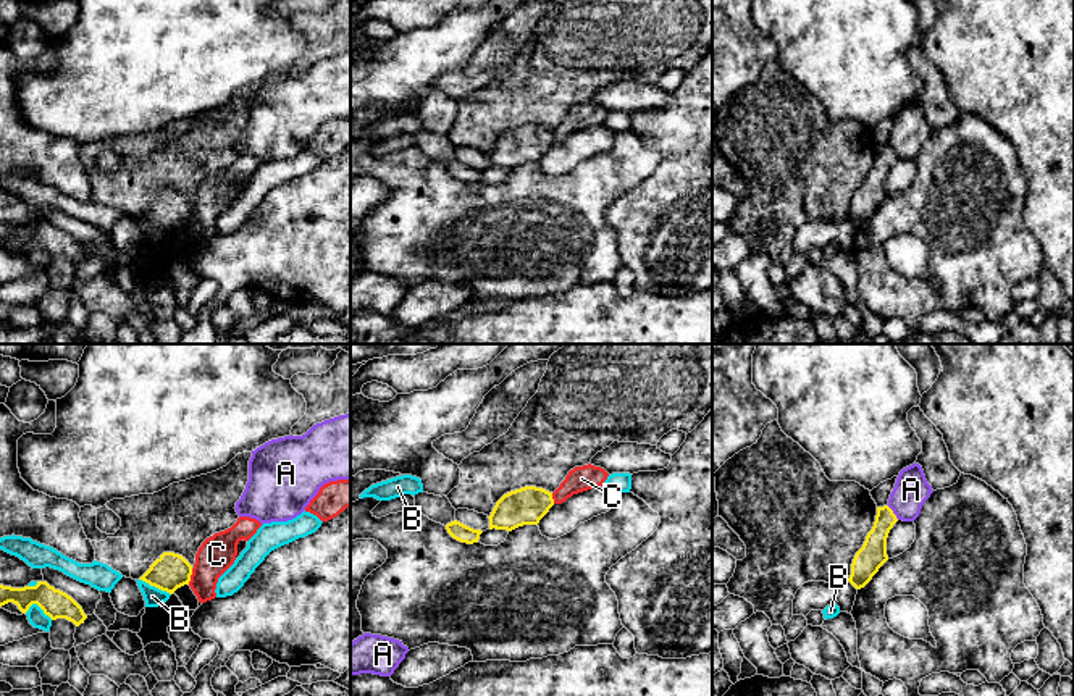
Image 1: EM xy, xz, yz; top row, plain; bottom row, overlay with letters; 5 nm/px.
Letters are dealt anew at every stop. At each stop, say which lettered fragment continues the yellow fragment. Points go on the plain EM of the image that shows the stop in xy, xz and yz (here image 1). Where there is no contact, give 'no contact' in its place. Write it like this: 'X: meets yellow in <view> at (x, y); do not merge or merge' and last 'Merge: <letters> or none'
A: meets yellow in yz at (892, 150); do not merge
B: meets yellow in xy at (155, 225); do not merge
C: meets yellow in xy at (189, 215); do not merge
Merge: none

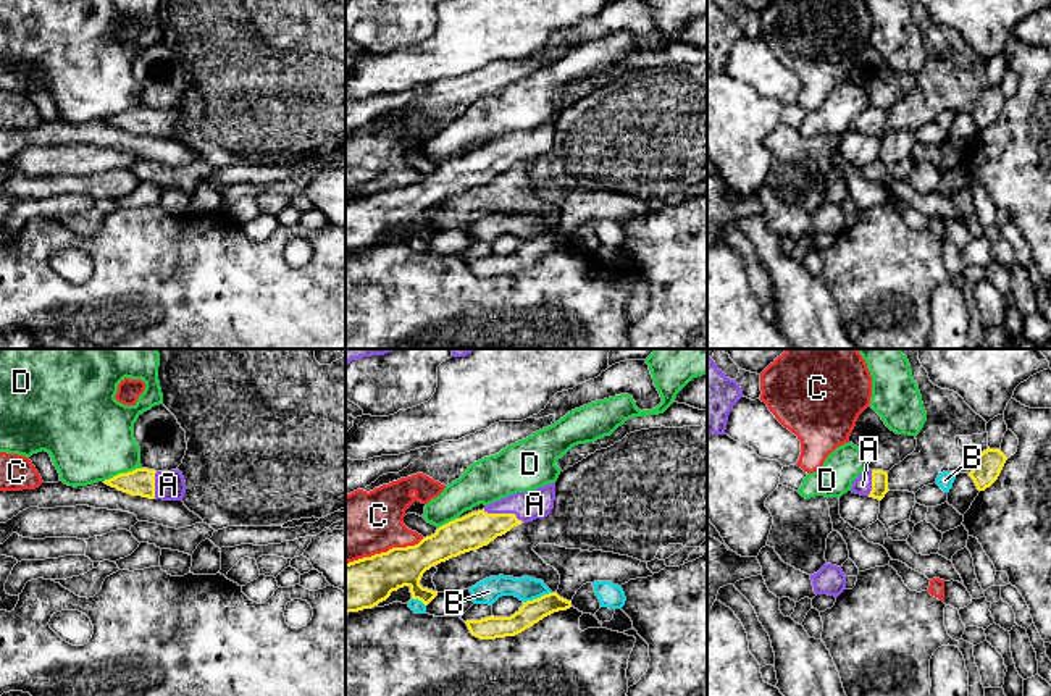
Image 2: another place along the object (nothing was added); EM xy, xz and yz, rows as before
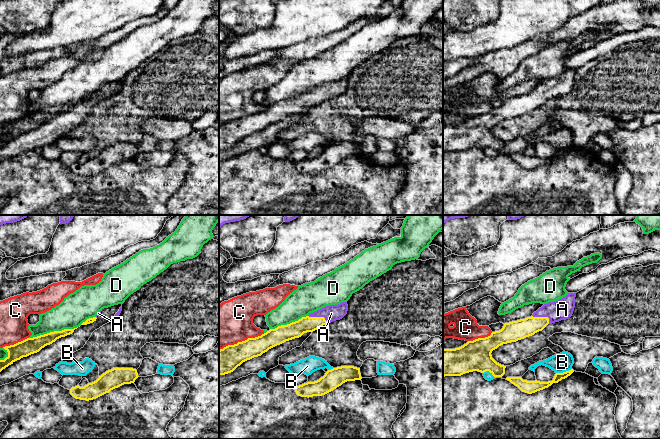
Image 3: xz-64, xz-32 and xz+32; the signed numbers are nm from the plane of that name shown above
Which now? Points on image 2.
A: meets yellow in xz at (504, 152); merge
B: meets yellow in xz at (538, 236); do not merge
C: meets yellow in xz at (385, 191); do not merge
D: meets yellow in xy at (121, 112); do not merge
Merge: A

